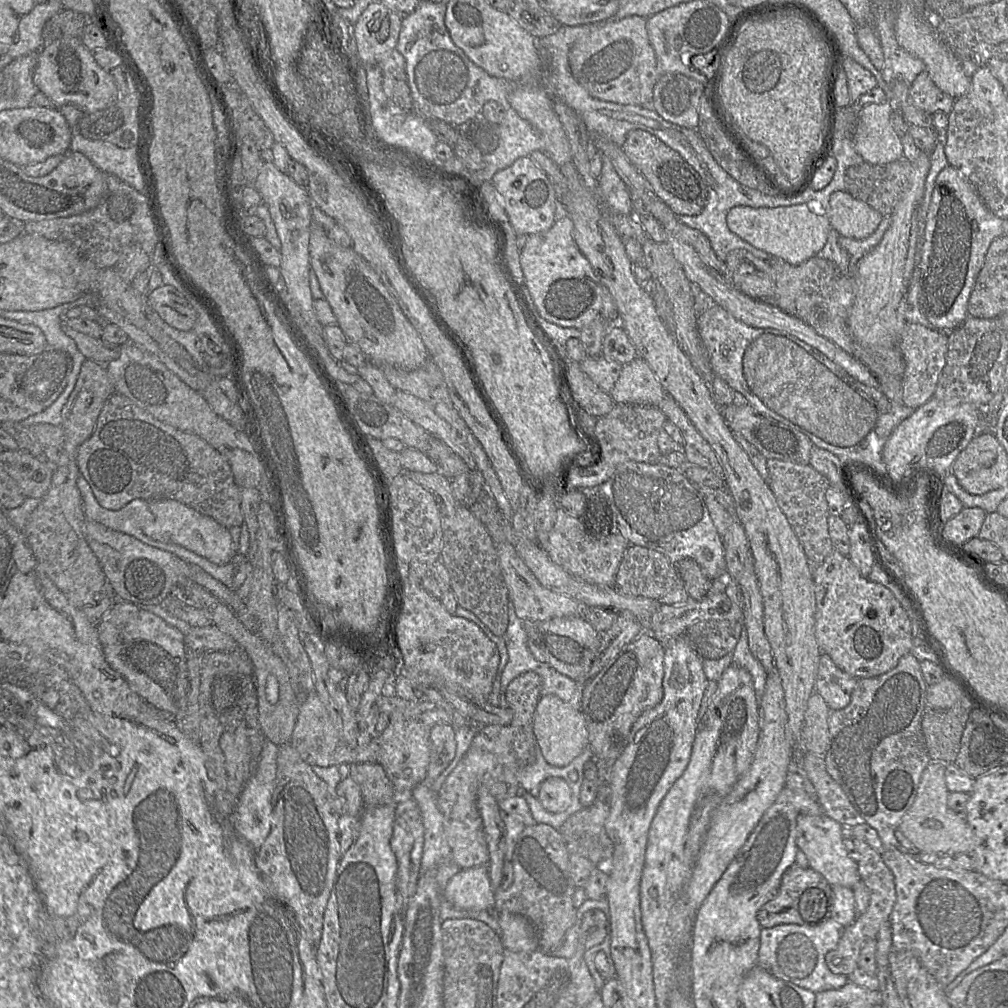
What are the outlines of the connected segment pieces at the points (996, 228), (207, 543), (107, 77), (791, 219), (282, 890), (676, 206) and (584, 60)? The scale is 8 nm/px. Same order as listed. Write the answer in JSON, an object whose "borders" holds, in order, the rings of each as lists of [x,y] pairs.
{"borders":[[[[951,165],[937,175],[923,229],[919,260],[919,303],[933,328],[951,332],[969,317],[968,301],[981,271],[991,242],[1004,235],[1004,220],[995,216],[982,202],[971,183]]],[[[154,498],[148,500],[148,505],[154,515],[154,521],[145,524],[144,533],[152,539],[180,545],[217,565],[230,563],[237,554],[229,529],[212,517],[175,499]]],[[[63,37],[43,46],[39,51],[33,81],[38,90],[57,106],[73,105],[84,113],[104,110],[117,100],[113,77],[97,64],[93,53],[86,48],[80,37]]],[[[806,203],[775,208],[735,206],[728,211],[726,222],[728,228],[744,241],[791,265],[800,265],[816,256],[832,229],[829,218],[813,213]]],[[[291,742],[284,743],[278,746],[277,755],[277,775],[276,775],[276,787],[272,796],[272,828],[270,834],[265,840],[264,844],[256,851],[256,865],[261,873],[261,876],[267,886],[273,890],[280,898],[282,898],[286,904],[293,910],[296,919],[302,929],[304,930],[309,941],[317,947],[323,931],[324,924],[324,913],[330,898],[333,886],[335,884],[335,877],[337,868],[340,864],[341,858],[343,856],[343,850],[340,847],[340,829],[339,820],[343,815],[343,806],[341,800],[336,792],[335,788],[332,788],[325,781],[320,779],[312,769],[312,766],[306,763],[298,753],[298,751],[293,747]]],[[[631,130],[622,145],[628,160],[637,168],[661,198],[676,215],[694,216],[702,212],[708,199],[707,187],[698,174],[681,155],[668,147],[653,134]]],[[[635,15],[589,24],[592,30],[573,44],[568,55],[571,73],[591,96],[618,104],[650,105],[659,74],[646,22],[647,18]]]]}

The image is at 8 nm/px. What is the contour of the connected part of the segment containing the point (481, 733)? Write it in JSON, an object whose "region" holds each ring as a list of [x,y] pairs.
{"region":[[[533,671],[512,680],[505,692],[508,707],[513,711],[511,723],[479,727],[469,749],[444,781],[438,794],[447,845],[447,857],[443,858],[443,863],[452,863],[461,869],[488,863],[488,845],[477,807],[478,787],[486,785],[497,801],[522,795],[517,773],[535,761],[538,743],[534,734],[534,714],[542,697],[541,687],[542,679]]]}

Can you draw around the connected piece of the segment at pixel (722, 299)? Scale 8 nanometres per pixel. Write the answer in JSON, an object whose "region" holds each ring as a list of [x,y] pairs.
{"region":[[[667,232],[666,242],[670,245],[674,257],[682,266],[682,269],[688,280],[694,284],[695,287],[700,288],[703,292],[710,296],[716,304],[727,310],[737,320],[754,328],[773,328],[785,331],[797,337],[811,347],[817,349],[828,359],[840,366],[849,376],[858,382],[869,387],[879,388],[879,383],[876,376],[872,374],[862,362],[835,345],[830,340],[819,335],[806,322],[795,315],[782,311],[773,303],[753,299],[743,294],[730,282],[726,275],[722,275],[706,265],[692,246],[690,246],[684,240],[677,238],[670,232]]]}

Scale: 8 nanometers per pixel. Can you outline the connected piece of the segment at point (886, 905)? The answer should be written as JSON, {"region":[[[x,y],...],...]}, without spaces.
{"region":[[[853,838],[853,843],[859,852],[860,859],[857,862],[861,880],[869,893],[869,906],[863,914],[858,914],[856,920],[844,929],[837,945],[837,956],[827,963],[831,972],[850,976],[858,968],[860,952],[869,939],[877,938],[881,926],[890,921],[892,910],[896,901],[896,889],[894,876],[884,863],[882,856],[867,843]]]}

